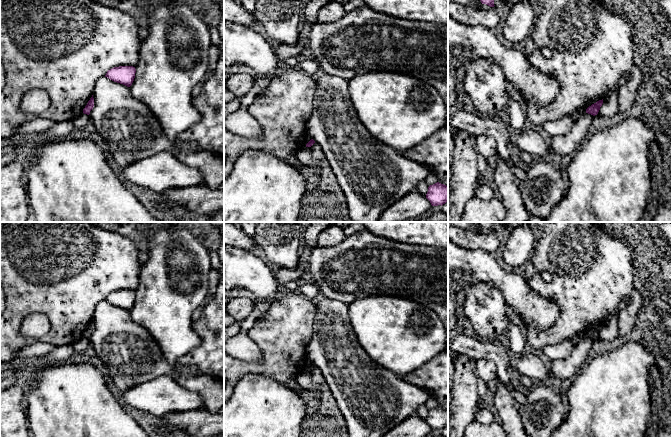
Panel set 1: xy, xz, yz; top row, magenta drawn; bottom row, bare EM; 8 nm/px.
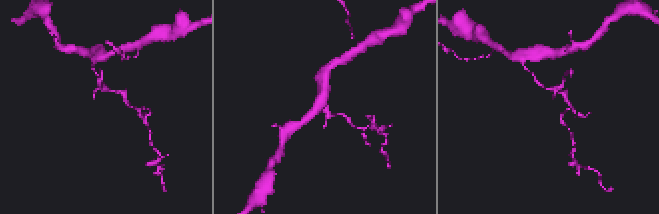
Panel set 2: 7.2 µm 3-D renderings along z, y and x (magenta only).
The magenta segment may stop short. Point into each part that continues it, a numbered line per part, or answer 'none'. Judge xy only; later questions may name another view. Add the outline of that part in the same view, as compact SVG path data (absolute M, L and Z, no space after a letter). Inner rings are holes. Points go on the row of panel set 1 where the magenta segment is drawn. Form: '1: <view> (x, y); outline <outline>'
none

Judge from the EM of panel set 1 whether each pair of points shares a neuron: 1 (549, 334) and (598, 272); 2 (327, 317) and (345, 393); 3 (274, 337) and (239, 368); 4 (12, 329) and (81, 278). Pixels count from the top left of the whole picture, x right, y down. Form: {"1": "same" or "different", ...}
{"1": "same", "2": "same", "3": "same", "4": "same"}

